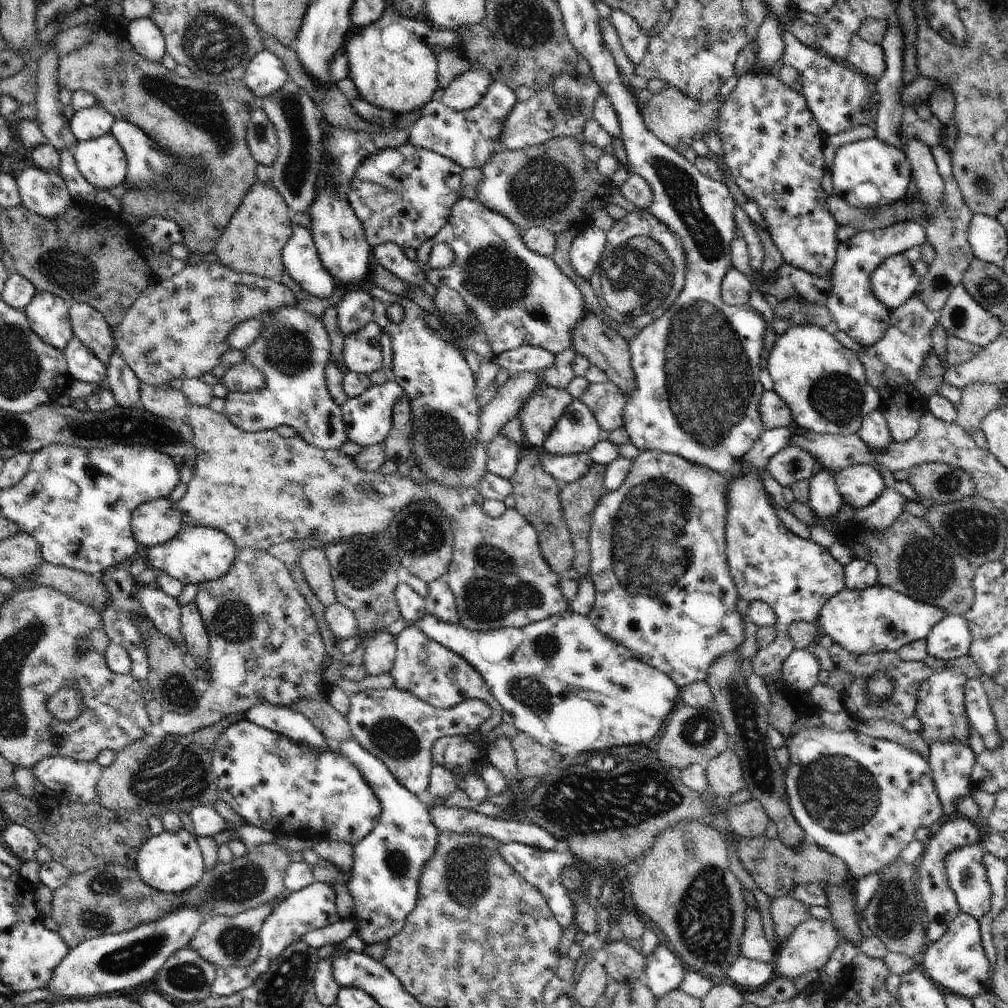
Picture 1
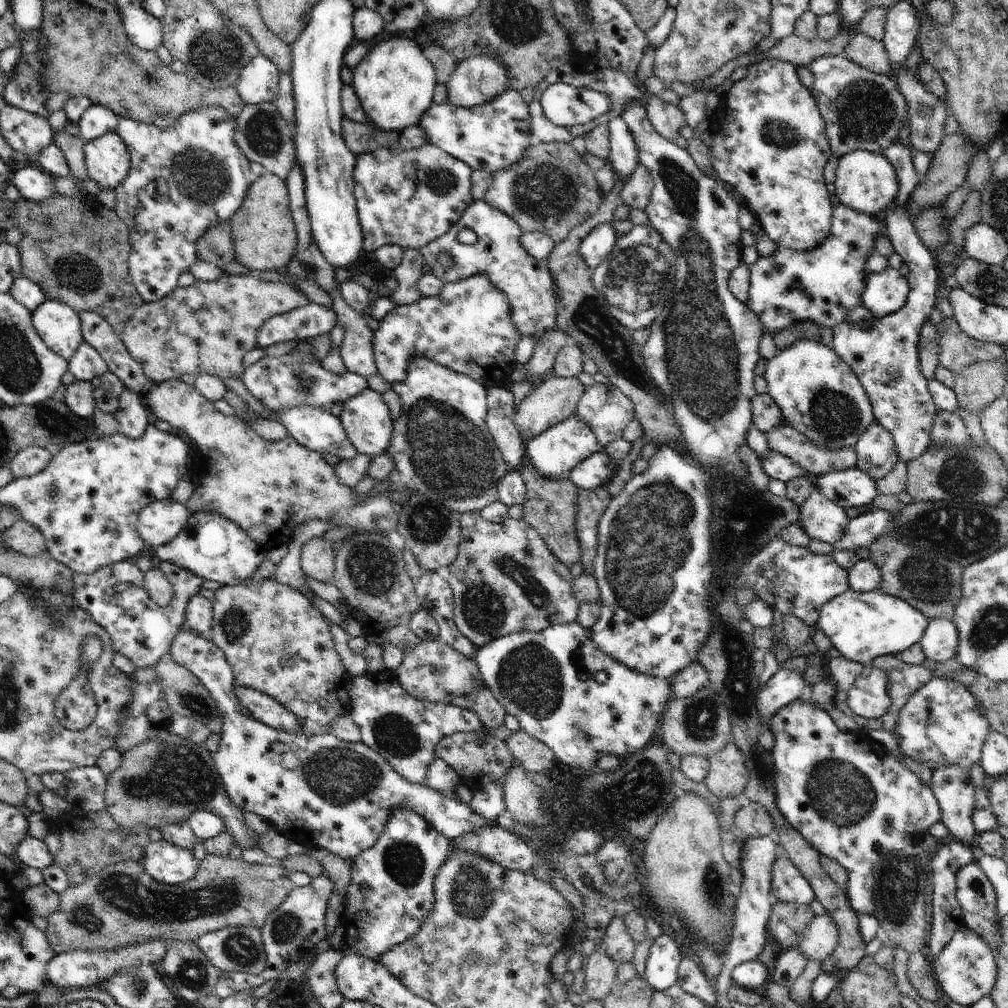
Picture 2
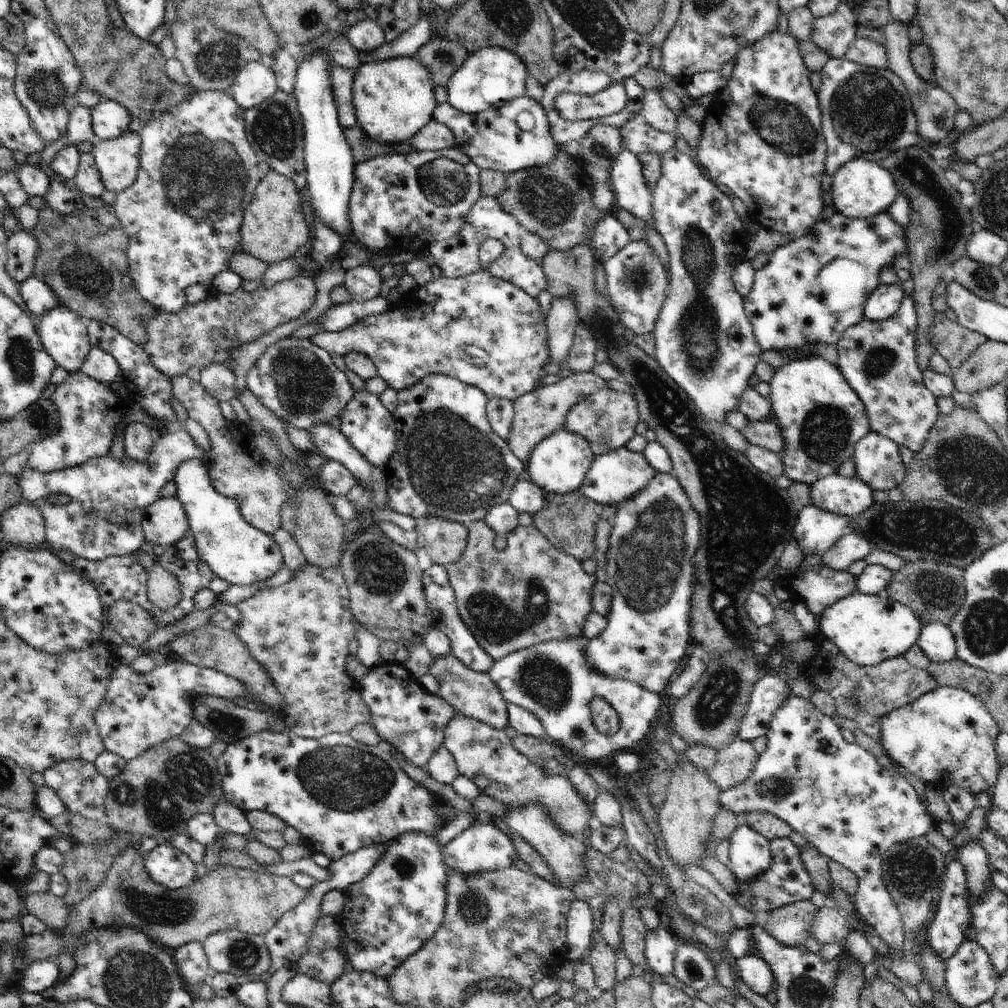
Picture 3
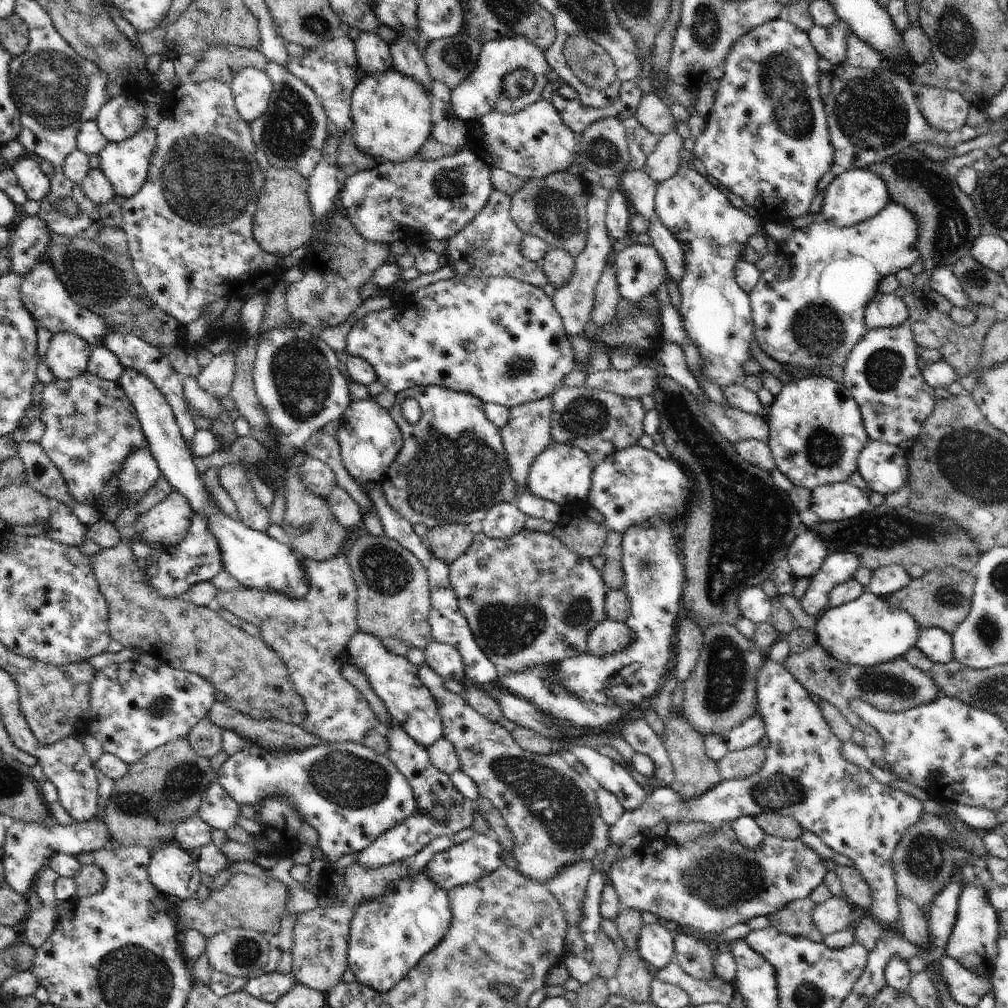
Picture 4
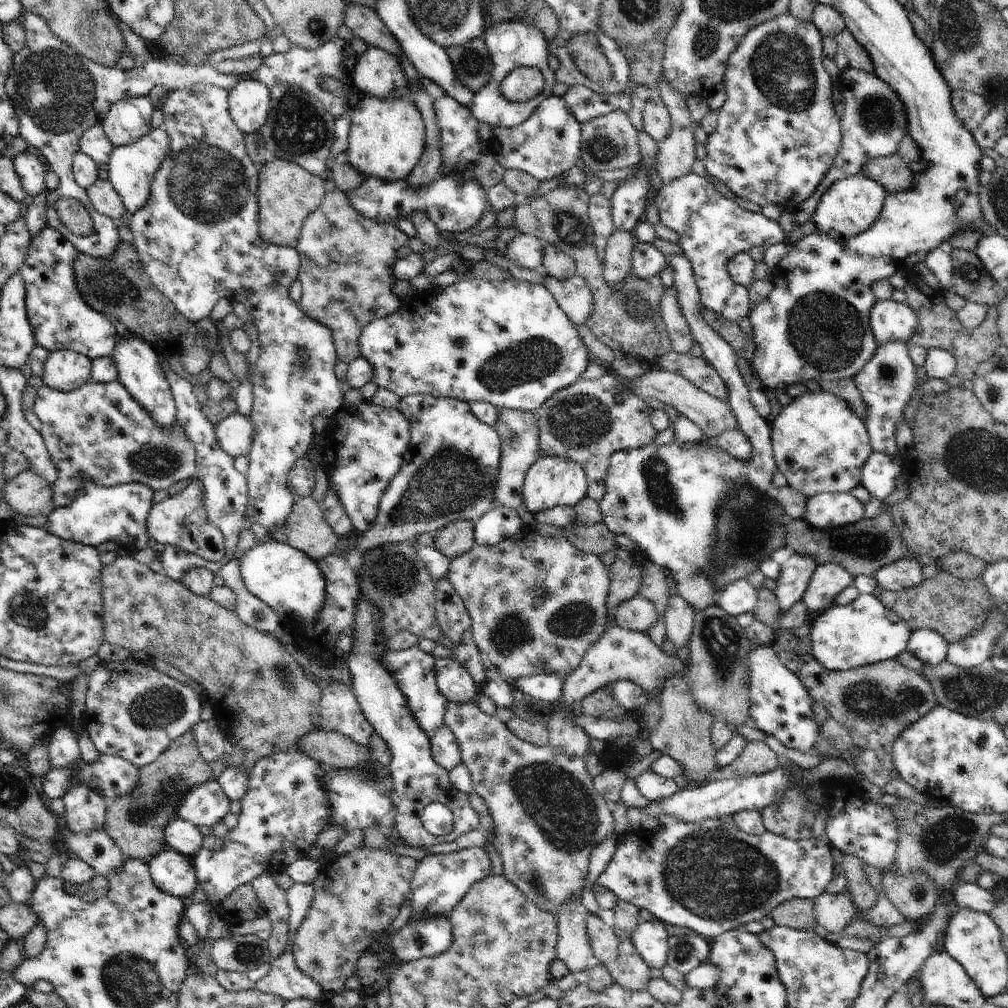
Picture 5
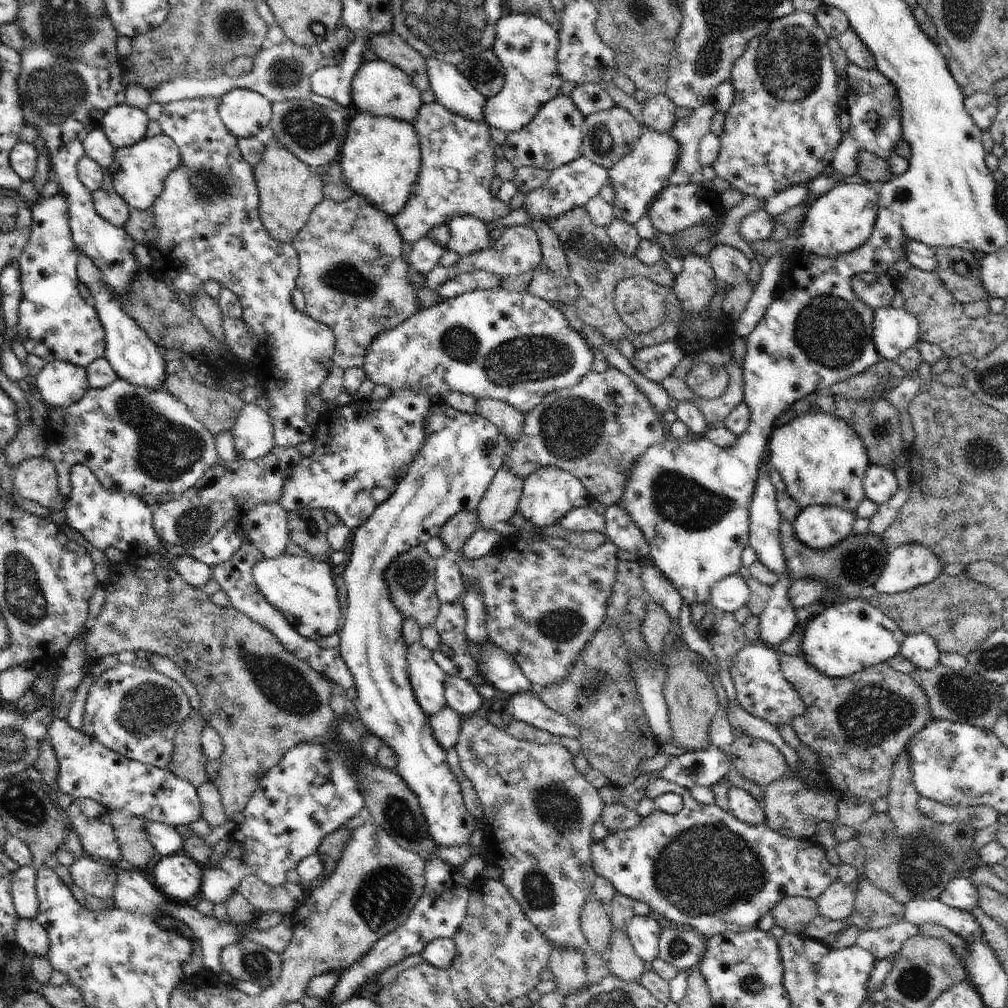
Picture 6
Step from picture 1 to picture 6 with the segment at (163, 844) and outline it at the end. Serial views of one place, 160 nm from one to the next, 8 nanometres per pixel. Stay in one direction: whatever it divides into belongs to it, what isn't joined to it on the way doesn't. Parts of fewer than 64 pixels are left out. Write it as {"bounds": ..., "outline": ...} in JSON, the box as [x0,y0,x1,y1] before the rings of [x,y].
{"bounds":[152,852,203,904],"outline":[[[184,852],[164,855],[152,869],[154,886],[180,904],[194,903],[201,892],[203,866]]]}

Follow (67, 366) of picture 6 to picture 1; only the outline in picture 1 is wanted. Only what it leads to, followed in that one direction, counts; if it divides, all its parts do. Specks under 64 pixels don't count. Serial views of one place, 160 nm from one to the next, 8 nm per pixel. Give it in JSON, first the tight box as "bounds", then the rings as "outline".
{"bounds":[24,293,73,351],"outline":[[[39,293],[24,312],[30,329],[42,342],[64,351],[73,336],[68,302],[51,293]]]}

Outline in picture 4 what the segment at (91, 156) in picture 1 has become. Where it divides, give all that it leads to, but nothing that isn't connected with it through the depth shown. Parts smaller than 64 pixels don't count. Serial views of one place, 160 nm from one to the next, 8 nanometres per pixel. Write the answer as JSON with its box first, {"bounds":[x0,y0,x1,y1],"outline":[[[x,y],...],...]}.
{"bounds":[100,128,157,198],"outline":[[[144,128],[133,137],[125,141],[109,141],[102,149],[100,156],[100,169],[113,186],[116,195],[122,198],[133,197],[144,184],[148,176],[148,169],[157,145],[156,129]]]}

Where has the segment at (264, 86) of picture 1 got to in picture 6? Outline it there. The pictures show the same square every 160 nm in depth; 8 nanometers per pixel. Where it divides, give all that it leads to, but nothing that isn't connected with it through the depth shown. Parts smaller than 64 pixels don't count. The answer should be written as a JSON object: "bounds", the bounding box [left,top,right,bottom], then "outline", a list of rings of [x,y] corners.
{"bounds":[218,88,273,138],"outline":[[[235,88],[221,96],[218,114],[223,125],[237,138],[260,134],[273,115],[272,103],[261,94]]]}

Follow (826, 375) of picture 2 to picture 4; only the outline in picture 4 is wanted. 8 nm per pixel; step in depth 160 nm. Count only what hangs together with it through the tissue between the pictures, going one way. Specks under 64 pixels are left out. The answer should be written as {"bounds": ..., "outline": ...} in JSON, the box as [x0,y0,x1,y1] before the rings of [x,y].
{"bounds":[765,376,870,491],"outline":[[[811,376],[793,380],[783,385],[780,394],[765,411],[769,424],[767,445],[772,451],[777,469],[796,487],[813,491],[828,483],[843,483],[857,470],[859,454],[870,442],[864,421],[854,397],[842,384],[829,377]]]}

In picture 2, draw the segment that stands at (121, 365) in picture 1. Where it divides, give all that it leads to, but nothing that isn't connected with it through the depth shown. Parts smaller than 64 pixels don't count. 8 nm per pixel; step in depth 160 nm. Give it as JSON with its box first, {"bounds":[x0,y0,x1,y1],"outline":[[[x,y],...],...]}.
{"bounds":[115,389,148,439],"outline":[[[128,389],[122,393],[115,418],[119,422],[119,431],[128,438],[139,439],[148,428],[148,410],[142,403],[142,396],[137,397]]]}

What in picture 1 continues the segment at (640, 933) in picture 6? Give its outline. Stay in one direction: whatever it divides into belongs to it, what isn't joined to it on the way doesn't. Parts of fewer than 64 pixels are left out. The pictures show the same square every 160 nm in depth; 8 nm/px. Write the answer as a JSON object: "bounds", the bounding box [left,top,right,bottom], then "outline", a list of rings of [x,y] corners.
{"bounds":[641,944,686,999],"outline":[[[662,944],[650,954],[641,979],[656,999],[660,999],[680,987],[685,972],[686,968],[678,956],[671,952],[668,945]]]}

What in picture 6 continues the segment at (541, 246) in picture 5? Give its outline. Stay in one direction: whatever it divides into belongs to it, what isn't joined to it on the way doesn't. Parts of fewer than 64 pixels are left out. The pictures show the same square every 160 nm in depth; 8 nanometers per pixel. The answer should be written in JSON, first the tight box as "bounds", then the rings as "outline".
{"bounds":[425,225,542,290],"outline":[[[517,225],[504,230],[502,237],[497,241],[493,241],[493,245],[489,249],[463,256],[455,266],[443,267],[440,264],[434,270],[431,270],[425,278],[428,288],[438,290],[445,282],[460,273],[484,269],[501,277],[509,274],[516,276],[516,274],[519,275],[523,272],[535,272],[542,260],[541,244],[536,231],[530,225]]]}

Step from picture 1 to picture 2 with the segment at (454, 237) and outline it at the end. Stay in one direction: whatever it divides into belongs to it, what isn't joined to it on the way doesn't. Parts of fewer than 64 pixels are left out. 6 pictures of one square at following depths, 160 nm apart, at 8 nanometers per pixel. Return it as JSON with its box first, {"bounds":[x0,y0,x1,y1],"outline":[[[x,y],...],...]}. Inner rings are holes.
{"bounds":[419,198,558,338],"outline":[[[483,198],[470,203],[460,220],[446,234],[429,242],[419,251],[424,263],[431,268],[431,273],[445,284],[462,282],[474,274],[486,274],[488,280],[508,298],[512,306],[512,324],[520,336],[542,338],[546,332],[557,327],[558,298],[556,284],[546,259],[536,260],[524,250],[521,244],[522,229],[518,223],[502,210],[491,207]],[[464,228],[471,228],[478,237],[475,244],[467,245],[456,236]],[[448,250],[454,260],[452,264],[440,264],[434,260],[436,252]]]}

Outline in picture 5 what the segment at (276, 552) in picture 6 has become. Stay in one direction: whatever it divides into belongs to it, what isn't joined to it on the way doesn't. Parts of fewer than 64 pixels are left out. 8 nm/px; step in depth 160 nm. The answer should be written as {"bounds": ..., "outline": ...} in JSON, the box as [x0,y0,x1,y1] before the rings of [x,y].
{"bounds":[130,84,346,542],"outline":[[[194,84],[190,88],[184,88],[183,90],[176,90],[170,95],[168,99],[164,100],[162,104],[162,111],[164,112],[164,124],[161,128],[166,130],[170,140],[170,152],[168,156],[164,158],[164,162],[160,164],[160,168],[156,170],[154,174],[154,181],[150,188],[150,196],[146,200],[146,204],[132,214],[132,220],[130,220],[130,230],[134,236],[134,248],[138,252],[138,258],[142,262],[143,270],[146,272],[146,276],[150,278],[152,286],[162,292],[170,302],[172,302],[176,308],[176,311],[190,320],[192,323],[198,323],[199,320],[210,317],[210,314],[214,308],[214,305],[220,300],[220,298],[226,298],[232,303],[241,303],[247,308],[248,314],[250,314],[250,320],[254,322],[256,330],[258,330],[258,345],[260,349],[260,355],[256,360],[256,368],[254,368],[254,374],[252,374],[252,394],[254,397],[254,405],[252,406],[252,413],[249,415],[252,424],[254,424],[254,440],[252,440],[252,448],[250,448],[250,454],[248,459],[250,461],[250,468],[246,474],[248,482],[248,508],[246,508],[246,516],[248,521],[246,527],[248,527],[254,533],[257,542],[269,542],[273,541],[272,534],[276,530],[284,527],[284,522],[288,518],[288,514],[292,511],[292,506],[296,500],[296,496],[288,490],[288,472],[290,468],[300,460],[304,458],[309,450],[311,443],[314,438],[314,428],[312,426],[313,420],[318,415],[324,414],[324,416],[332,418],[338,410],[346,406],[345,393],[340,389],[340,380],[336,377],[335,366],[337,362],[337,353],[334,346],[334,340],[332,340],[332,330],[328,326],[324,326],[322,322],[316,322],[312,318],[308,318],[302,310],[300,310],[299,304],[290,300],[288,296],[288,290],[292,283],[298,279],[298,272],[301,266],[300,254],[296,251],[295,247],[284,247],[274,246],[274,244],[268,244],[258,236],[258,218],[259,218],[259,201],[258,201],[258,188],[259,188],[259,173],[261,170],[260,165],[254,164],[248,157],[246,151],[246,134],[242,132],[238,126],[234,125],[234,120],[228,112],[228,90],[213,86],[210,84]]]}

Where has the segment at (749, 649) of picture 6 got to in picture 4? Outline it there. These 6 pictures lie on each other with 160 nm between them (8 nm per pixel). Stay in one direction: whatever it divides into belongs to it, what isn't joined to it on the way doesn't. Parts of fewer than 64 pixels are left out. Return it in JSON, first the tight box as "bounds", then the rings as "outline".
{"bounds":[610,658,923,930],"outline":[[[766,658],[762,663],[760,670],[757,674],[757,701],[758,708],[757,713],[762,717],[762,722],[765,726],[766,736],[769,738],[769,746],[765,749],[765,763],[762,765],[762,768],[755,774],[745,779],[730,779],[727,781],[722,781],[718,783],[718,786],[714,786],[710,790],[707,790],[704,794],[701,794],[699,797],[694,797],[691,799],[683,799],[681,794],[678,794],[675,790],[672,790],[670,786],[666,787],[663,785],[658,785],[657,788],[652,790],[651,794],[646,797],[646,800],[642,803],[642,806],[639,806],[636,810],[625,811],[622,816],[618,819],[616,824],[611,825],[610,827],[610,840],[613,842],[626,842],[628,838],[632,838],[638,832],[656,832],[664,827],[677,822],[705,822],[708,824],[713,824],[719,826],[724,820],[726,822],[732,822],[737,818],[743,816],[758,816],[762,813],[769,813],[770,811],[774,813],[782,813],[783,815],[788,815],[794,817],[801,825],[803,830],[810,830],[814,834],[818,835],[830,848],[834,849],[836,852],[839,852],[841,855],[846,856],[850,861],[853,862],[854,868],[858,869],[861,872],[861,875],[864,877],[864,880],[869,884],[871,890],[871,897],[873,898],[871,908],[872,915],[877,921],[885,924],[885,928],[890,930],[890,924],[896,921],[899,918],[899,908],[897,903],[897,888],[895,883],[895,874],[892,864],[893,852],[895,851],[896,845],[900,842],[902,835],[908,830],[909,826],[912,826],[915,822],[918,822],[920,815],[923,812],[922,810],[922,801],[917,800],[916,798],[902,792],[900,790],[895,790],[888,785],[881,784],[877,782],[866,770],[862,770],[858,766],[850,764],[842,758],[840,755],[840,750],[843,746],[842,742],[835,737],[835,734],[831,731],[831,728],[828,726],[828,723],[824,720],[823,714],[820,712],[820,707],[811,700],[811,695],[795,678],[786,670],[786,667],[779,662],[774,662],[772,659]]]}

